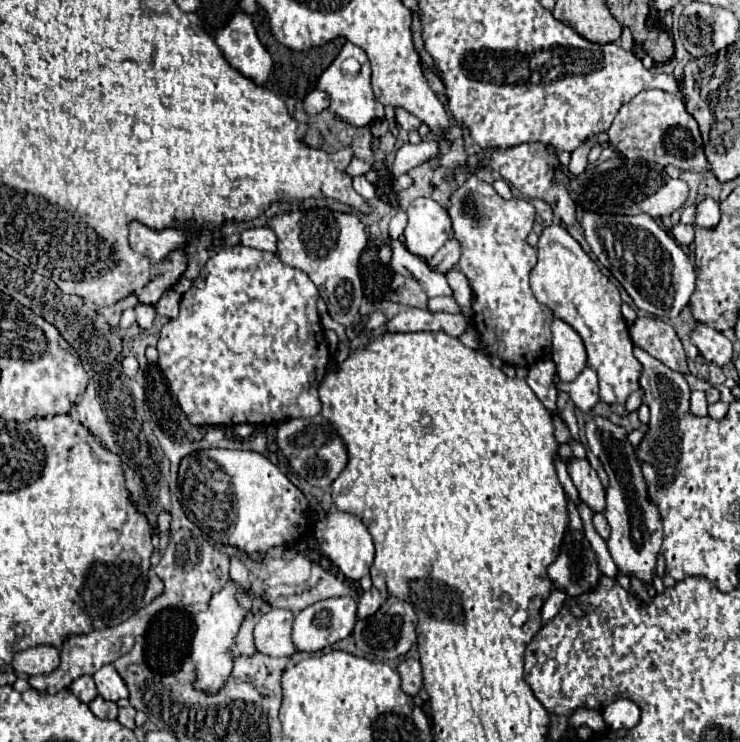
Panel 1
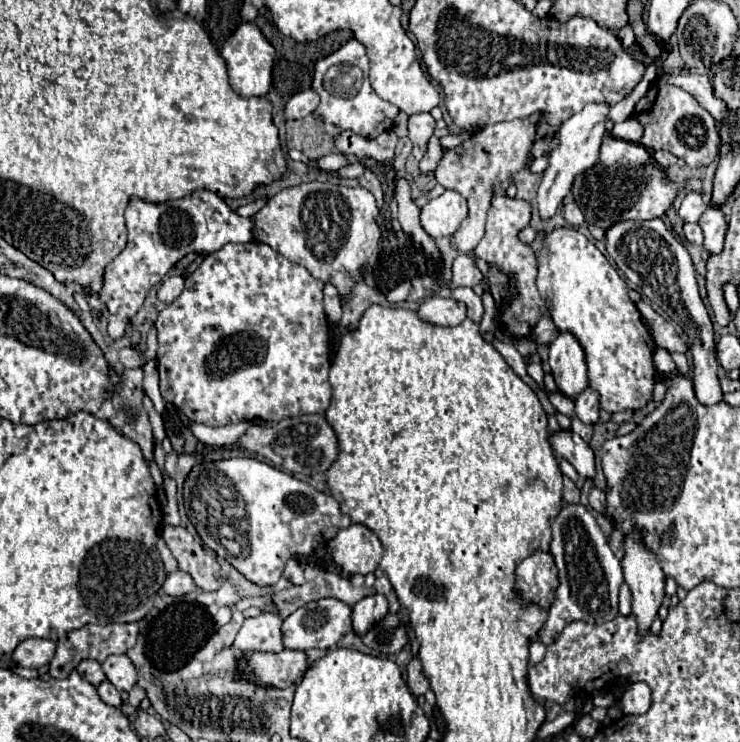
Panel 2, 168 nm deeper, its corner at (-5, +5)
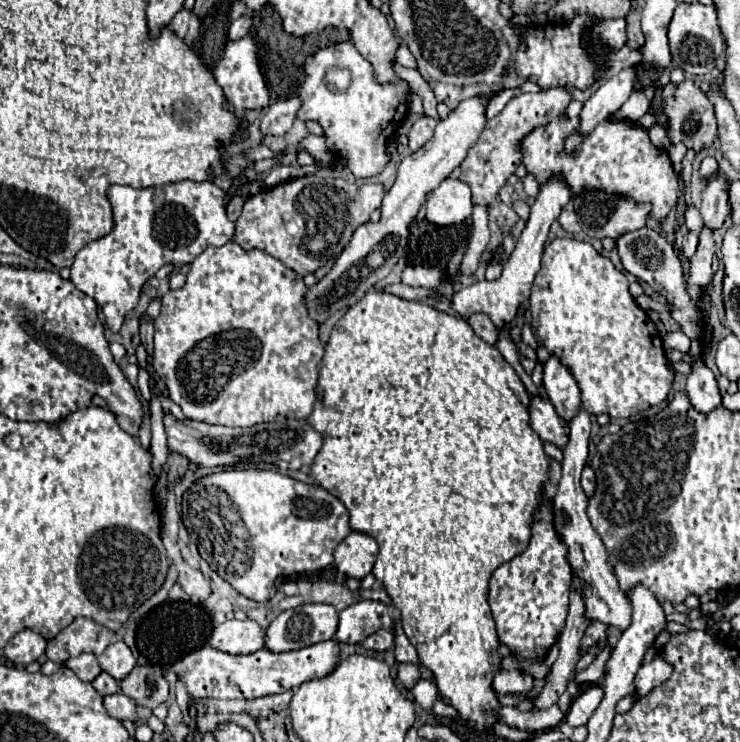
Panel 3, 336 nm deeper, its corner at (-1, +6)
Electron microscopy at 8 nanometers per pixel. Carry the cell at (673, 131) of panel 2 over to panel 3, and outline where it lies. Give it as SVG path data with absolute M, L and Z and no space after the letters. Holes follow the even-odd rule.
M683 80L681 84L673 84L673 82L665 84L663 92L661 92L661 104L663 104L663 114L667 118L667 136L669 136L671 144L683 142L687 146L687 150L693 150L693 152L711 148L711 144L717 136L713 106L709 104L705 92L699 86L695 86L695 82Z

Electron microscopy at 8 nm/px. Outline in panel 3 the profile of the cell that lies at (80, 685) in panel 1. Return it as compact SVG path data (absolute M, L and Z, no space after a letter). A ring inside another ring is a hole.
M79 654L75 658L69 658L65 664L85 682L93 682L101 674L101 668L93 654Z

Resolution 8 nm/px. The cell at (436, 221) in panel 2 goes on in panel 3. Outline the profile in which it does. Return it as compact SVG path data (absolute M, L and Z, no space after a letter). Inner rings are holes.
M445 178L427 200L427 222L435 226L461 224L471 216L471 190L459 180Z

